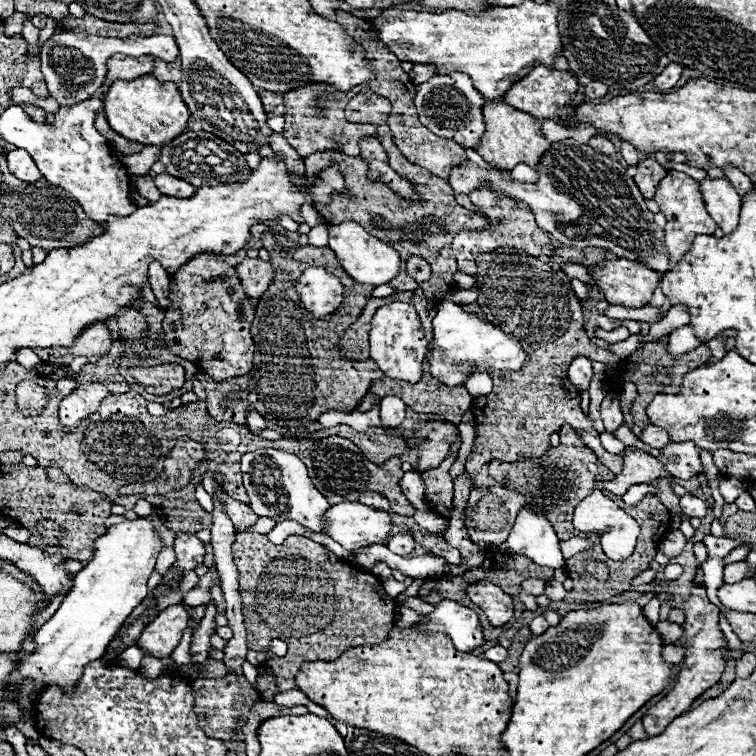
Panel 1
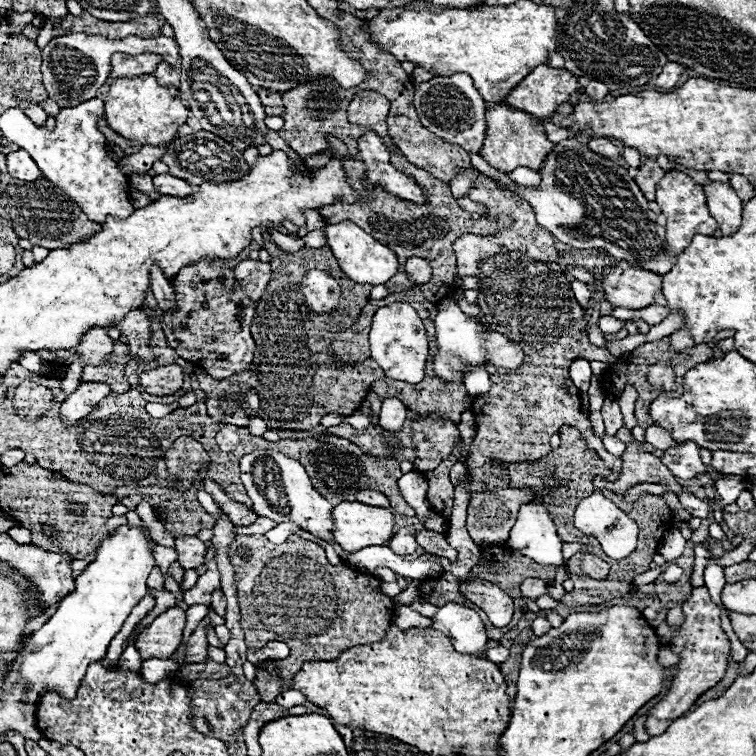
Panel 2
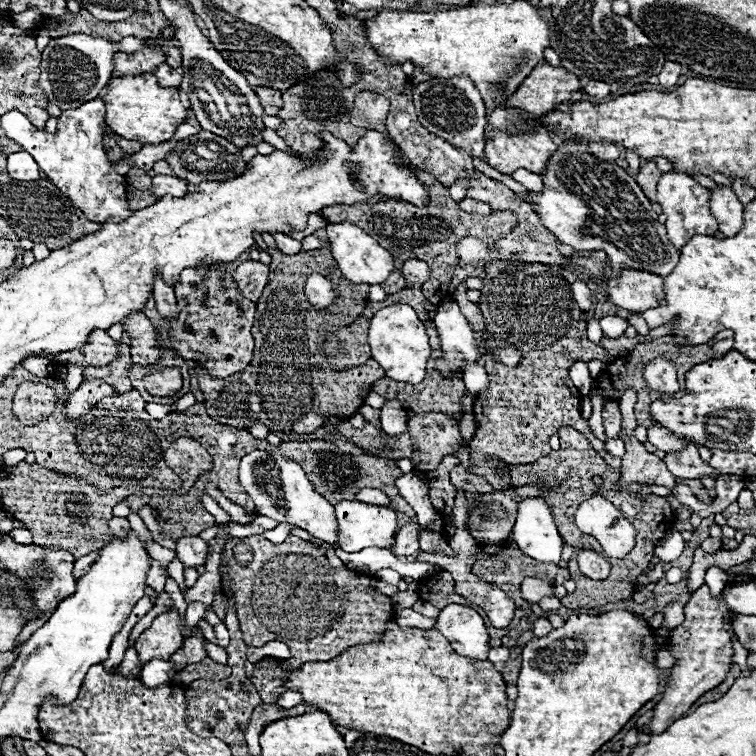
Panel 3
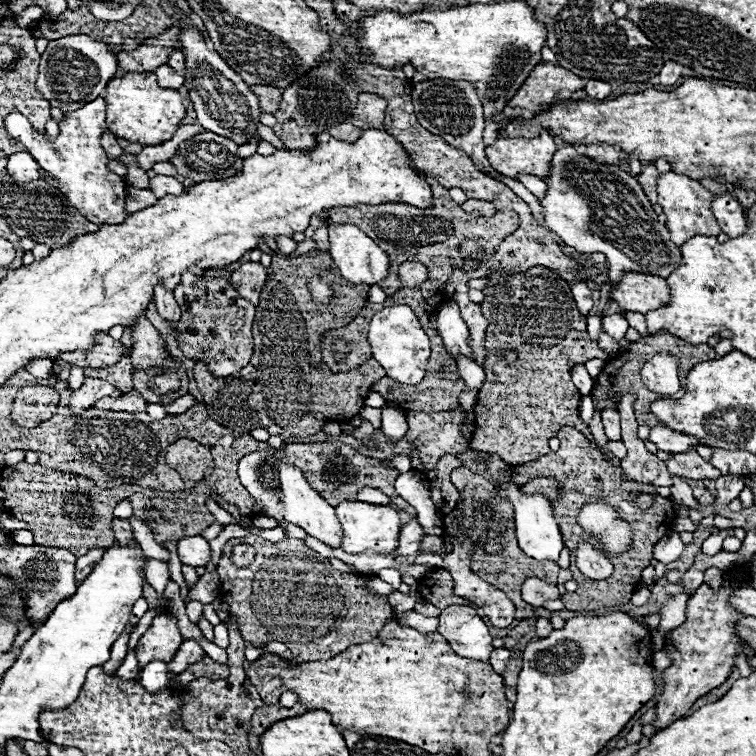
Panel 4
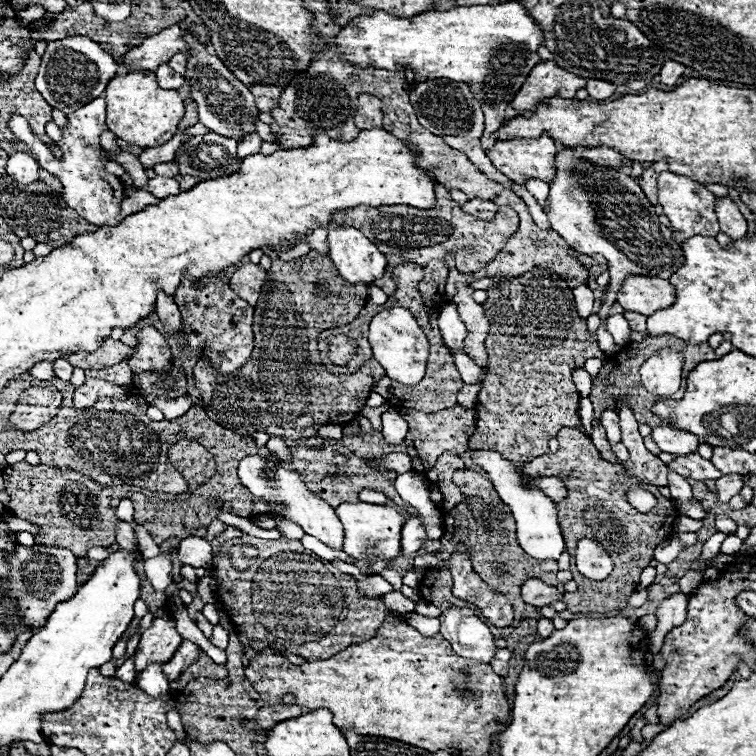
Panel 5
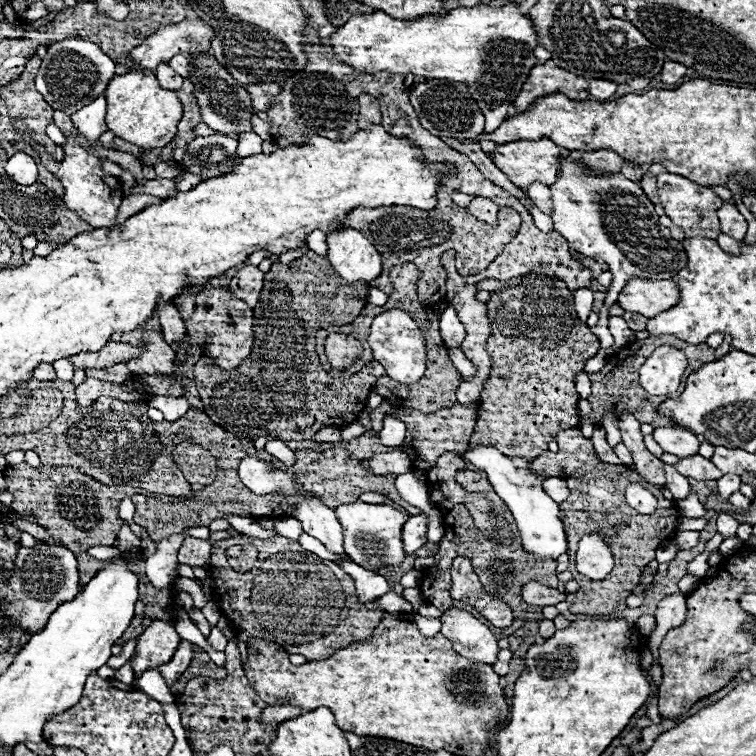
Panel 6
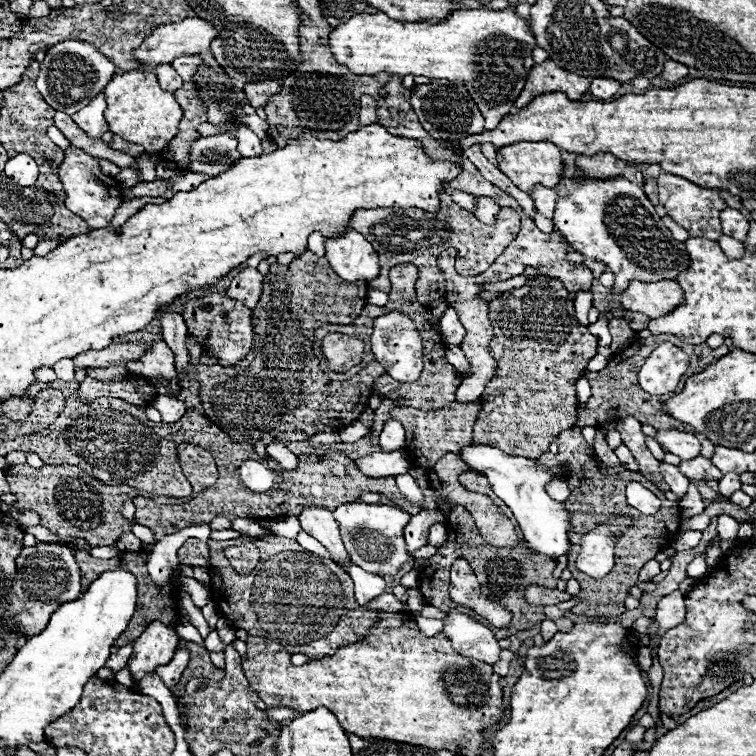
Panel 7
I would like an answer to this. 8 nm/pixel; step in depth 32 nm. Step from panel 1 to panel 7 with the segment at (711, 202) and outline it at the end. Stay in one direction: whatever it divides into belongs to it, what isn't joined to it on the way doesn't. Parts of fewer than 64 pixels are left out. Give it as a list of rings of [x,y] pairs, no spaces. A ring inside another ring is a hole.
[[[726,206],[722,212],[720,212],[720,222],[722,222],[722,232],[726,236],[732,236],[740,242],[744,242],[746,234],[748,234],[748,220],[734,208]]]

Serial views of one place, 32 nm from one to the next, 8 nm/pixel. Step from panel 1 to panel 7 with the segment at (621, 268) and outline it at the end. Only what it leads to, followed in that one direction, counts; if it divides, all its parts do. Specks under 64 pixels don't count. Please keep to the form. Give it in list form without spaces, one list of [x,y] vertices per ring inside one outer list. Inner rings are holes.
[[[632,280],[624,294],[620,296],[624,310],[646,314],[648,318],[658,318],[678,304],[682,304],[682,288],[674,280],[640,282]]]

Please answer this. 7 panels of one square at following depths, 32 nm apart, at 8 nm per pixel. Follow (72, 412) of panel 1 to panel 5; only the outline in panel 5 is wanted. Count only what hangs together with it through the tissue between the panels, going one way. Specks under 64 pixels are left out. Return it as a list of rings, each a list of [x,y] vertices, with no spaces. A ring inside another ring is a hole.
[[[86,378],[86,382],[82,386],[78,386],[74,390],[74,408],[76,410],[82,410],[82,408],[90,408],[94,406],[94,402],[98,398],[104,398],[104,396],[110,396],[110,398],[128,398],[132,390],[124,390],[124,388],[118,388],[110,382],[104,382],[104,380],[98,380],[98,378]]]

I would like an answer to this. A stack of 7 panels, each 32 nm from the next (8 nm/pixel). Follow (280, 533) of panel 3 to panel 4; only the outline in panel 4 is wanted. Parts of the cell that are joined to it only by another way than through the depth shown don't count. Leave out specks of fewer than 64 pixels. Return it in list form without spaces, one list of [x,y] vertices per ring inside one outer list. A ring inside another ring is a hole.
[[[280,525],[269,530],[252,530],[252,534],[261,536],[262,538],[272,542],[279,542],[286,537],[285,528]]]

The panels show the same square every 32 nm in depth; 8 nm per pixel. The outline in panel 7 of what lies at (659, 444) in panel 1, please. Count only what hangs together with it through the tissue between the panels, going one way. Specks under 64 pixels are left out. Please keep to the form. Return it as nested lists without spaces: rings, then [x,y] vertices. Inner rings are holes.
[[[656,430],[656,440],[662,444],[666,452],[672,452],[682,460],[690,460],[700,454],[700,440],[692,432]]]

